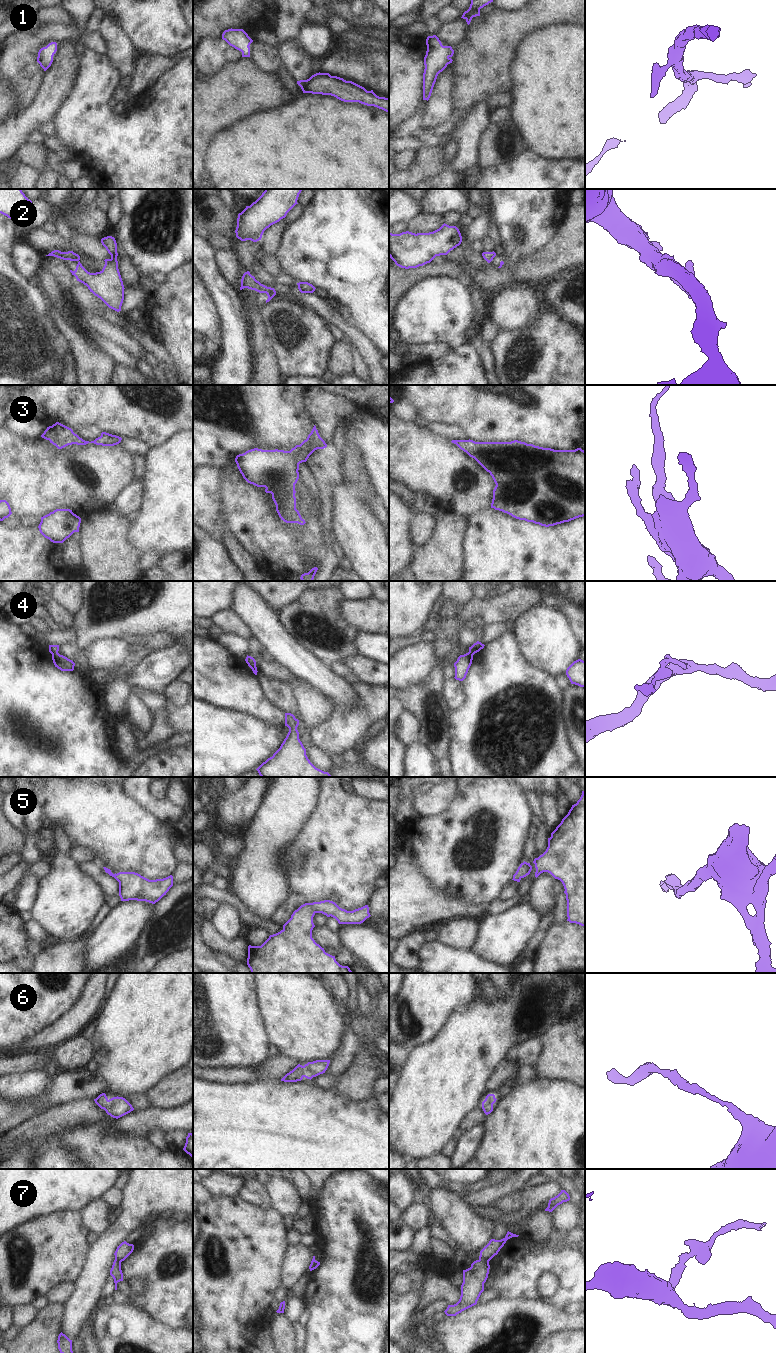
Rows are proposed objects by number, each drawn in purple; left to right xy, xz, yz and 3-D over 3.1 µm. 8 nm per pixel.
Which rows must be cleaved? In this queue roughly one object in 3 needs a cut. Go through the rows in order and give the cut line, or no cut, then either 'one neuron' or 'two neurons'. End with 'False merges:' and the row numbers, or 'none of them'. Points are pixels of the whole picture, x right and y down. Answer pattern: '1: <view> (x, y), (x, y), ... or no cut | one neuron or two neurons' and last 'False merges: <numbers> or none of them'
1: no cut | one neuron
2: xz (267, 293), (274, 295) | two neurons
3: no cut | one neuron
4: xy (57, 652), (52, 654) | two neurons
5: no cut | one neuron
6: no cut | one neuron
7: yz (479, 1259), (488, 1261) | two neurons
False merges: 2, 4, 7

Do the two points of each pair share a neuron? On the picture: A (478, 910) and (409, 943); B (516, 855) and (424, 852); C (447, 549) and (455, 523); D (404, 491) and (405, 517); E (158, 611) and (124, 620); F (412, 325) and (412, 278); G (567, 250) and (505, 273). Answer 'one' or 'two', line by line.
A: two
B: one
C: one
D: two
E: one
F: two
G: one

